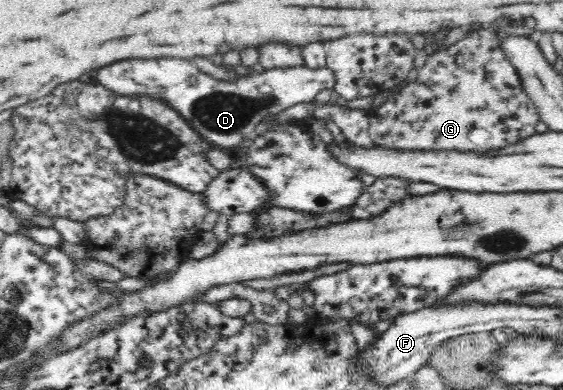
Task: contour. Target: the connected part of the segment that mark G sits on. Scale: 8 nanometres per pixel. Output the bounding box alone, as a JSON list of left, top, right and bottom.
[368,31,540,153]

